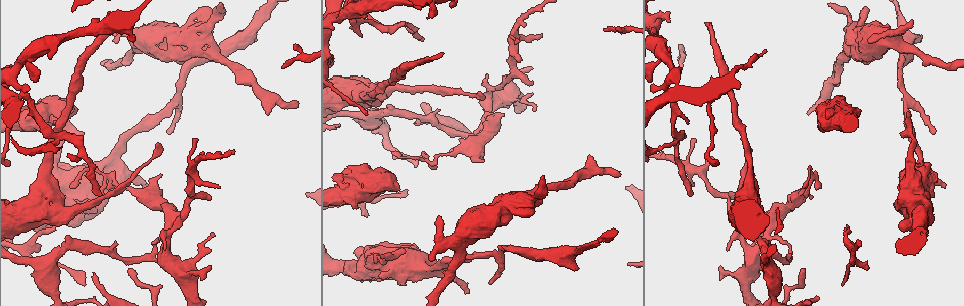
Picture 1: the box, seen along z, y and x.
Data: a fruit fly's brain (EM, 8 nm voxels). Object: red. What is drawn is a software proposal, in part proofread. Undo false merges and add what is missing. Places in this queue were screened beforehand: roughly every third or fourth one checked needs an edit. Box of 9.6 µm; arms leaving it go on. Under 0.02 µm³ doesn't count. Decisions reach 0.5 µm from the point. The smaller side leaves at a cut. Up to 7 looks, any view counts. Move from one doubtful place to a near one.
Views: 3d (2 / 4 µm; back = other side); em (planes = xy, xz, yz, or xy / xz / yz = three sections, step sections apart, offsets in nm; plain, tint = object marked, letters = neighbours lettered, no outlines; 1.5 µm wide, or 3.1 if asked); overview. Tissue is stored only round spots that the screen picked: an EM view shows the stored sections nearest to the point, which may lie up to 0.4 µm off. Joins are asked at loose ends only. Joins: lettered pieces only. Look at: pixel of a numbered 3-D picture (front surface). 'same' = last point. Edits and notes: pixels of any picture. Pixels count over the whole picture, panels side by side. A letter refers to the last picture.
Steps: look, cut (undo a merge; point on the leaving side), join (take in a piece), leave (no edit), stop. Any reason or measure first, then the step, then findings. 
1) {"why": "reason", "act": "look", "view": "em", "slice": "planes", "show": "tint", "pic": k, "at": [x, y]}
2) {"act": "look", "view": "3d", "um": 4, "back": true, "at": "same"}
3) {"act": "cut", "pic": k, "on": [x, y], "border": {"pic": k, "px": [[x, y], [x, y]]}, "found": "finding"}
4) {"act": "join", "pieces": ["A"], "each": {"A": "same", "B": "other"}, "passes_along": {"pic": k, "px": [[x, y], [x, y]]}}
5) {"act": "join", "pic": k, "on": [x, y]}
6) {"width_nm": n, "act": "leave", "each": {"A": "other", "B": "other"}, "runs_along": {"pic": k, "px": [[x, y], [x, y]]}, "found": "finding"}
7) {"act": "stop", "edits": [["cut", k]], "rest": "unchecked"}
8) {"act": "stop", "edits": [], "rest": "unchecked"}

{"why": "a narrow waist", "act": "look", "view": "3d", "um": 2, "pic": 1, "at": [152, 248]}

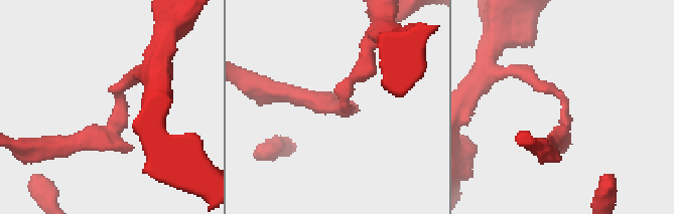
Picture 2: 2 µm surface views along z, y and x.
{"arm_widths_nm": [180, 200], "act": "look", "view": "em", "slice": "xy", "step": 4, "show": "letters", "pic": 2, "at": [116, 102]}

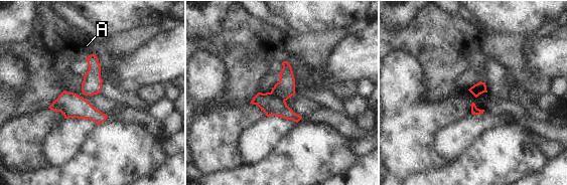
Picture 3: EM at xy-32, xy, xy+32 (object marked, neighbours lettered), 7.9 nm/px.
{"act": "cut", "pic": 3, "on": [271, 106], "each": {"A": "other"}, "border": {"pic": 3, "px": [[270, 93], [284, 102]]}, "found": "two cells meet here"}

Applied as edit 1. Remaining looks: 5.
{"why": "end of a long branch", "act": "look", "view": "3d", "um": 4, "back": true, "pic": 1, "at": [690, 196]}

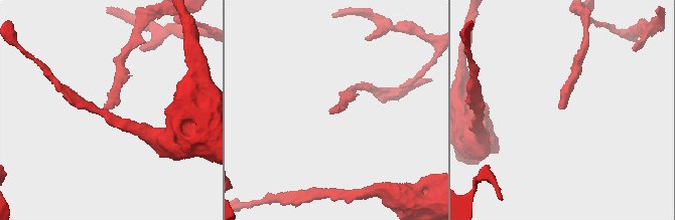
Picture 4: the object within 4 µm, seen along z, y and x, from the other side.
{"act": "look", "view": "em", "um": 3.1, "slice": "planes", "show": "plain", "pic": 4, "at": [105, 108]}

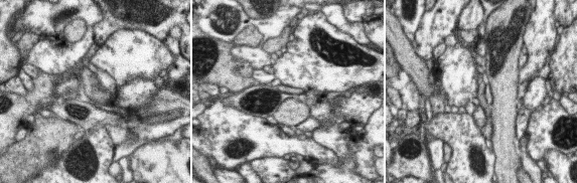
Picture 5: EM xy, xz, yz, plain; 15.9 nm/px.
{"why": "what lies round it", "act": "look", "view": "em", "um": 3.1, "slice": "planes", "show": "letters", "at": "same"}

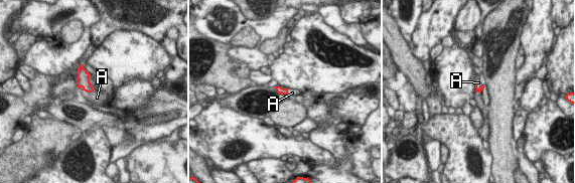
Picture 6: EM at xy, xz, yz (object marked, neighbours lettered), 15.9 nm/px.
{"width_nm": 100, "act": "join", "pieces": ["A"], "each": {"A": "same"}, "passes_along": {"pic": 6, "px": [[83, 79], [87, 92], [97, 98]]}, "found": "the cell continues"}

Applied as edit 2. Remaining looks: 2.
{"act": "stop", "edits": [["cut", 3], ["join", 6]], "rest": "unchecked"}

